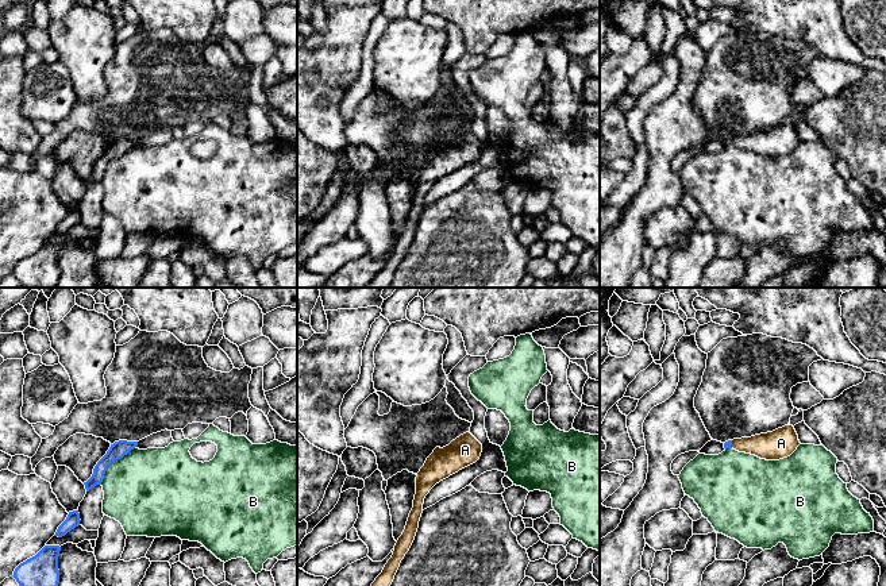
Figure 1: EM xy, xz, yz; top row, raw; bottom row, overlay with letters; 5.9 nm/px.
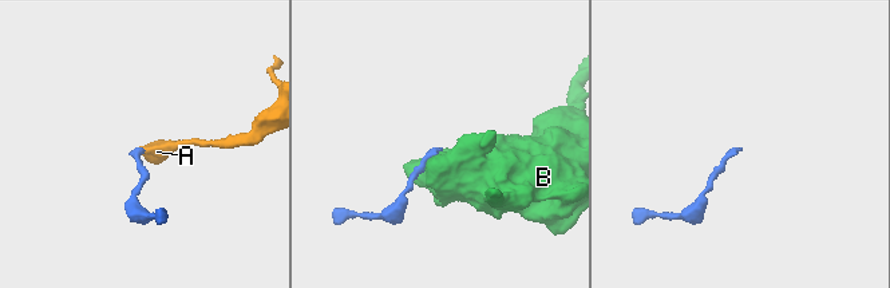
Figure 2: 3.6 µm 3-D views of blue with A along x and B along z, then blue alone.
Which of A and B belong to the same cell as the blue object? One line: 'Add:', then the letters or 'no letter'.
Add: A

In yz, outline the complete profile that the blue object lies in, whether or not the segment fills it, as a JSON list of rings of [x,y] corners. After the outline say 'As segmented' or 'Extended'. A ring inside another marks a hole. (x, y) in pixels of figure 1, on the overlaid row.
[[[789,424],[773,432],[728,440],[724,448],[733,448],[766,460],[779,460],[790,456],[800,444],[794,427]]]. Extended

